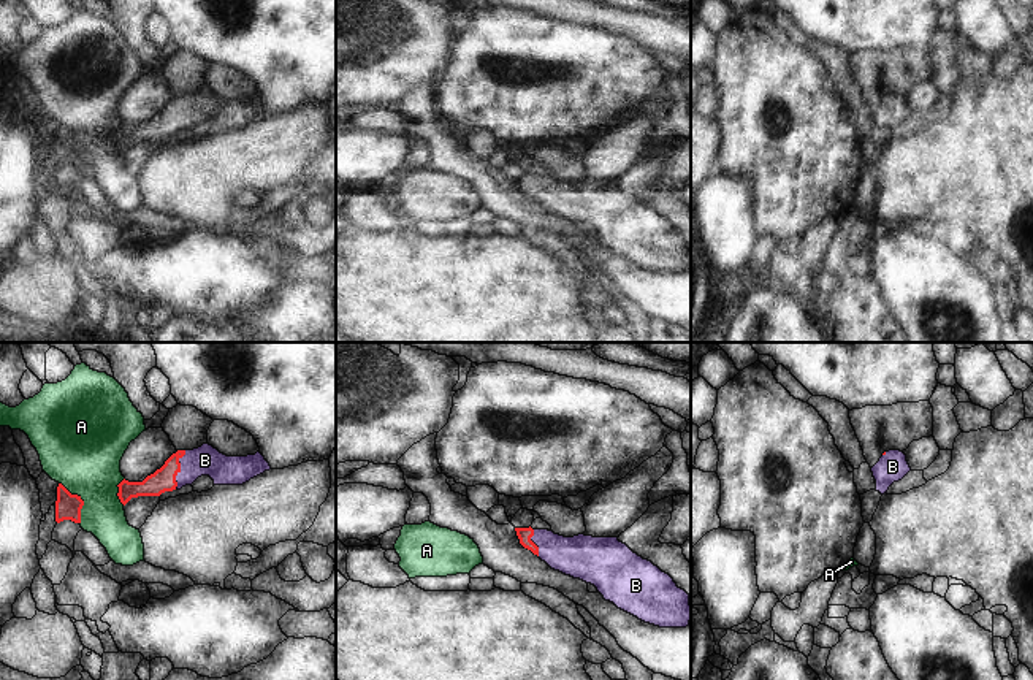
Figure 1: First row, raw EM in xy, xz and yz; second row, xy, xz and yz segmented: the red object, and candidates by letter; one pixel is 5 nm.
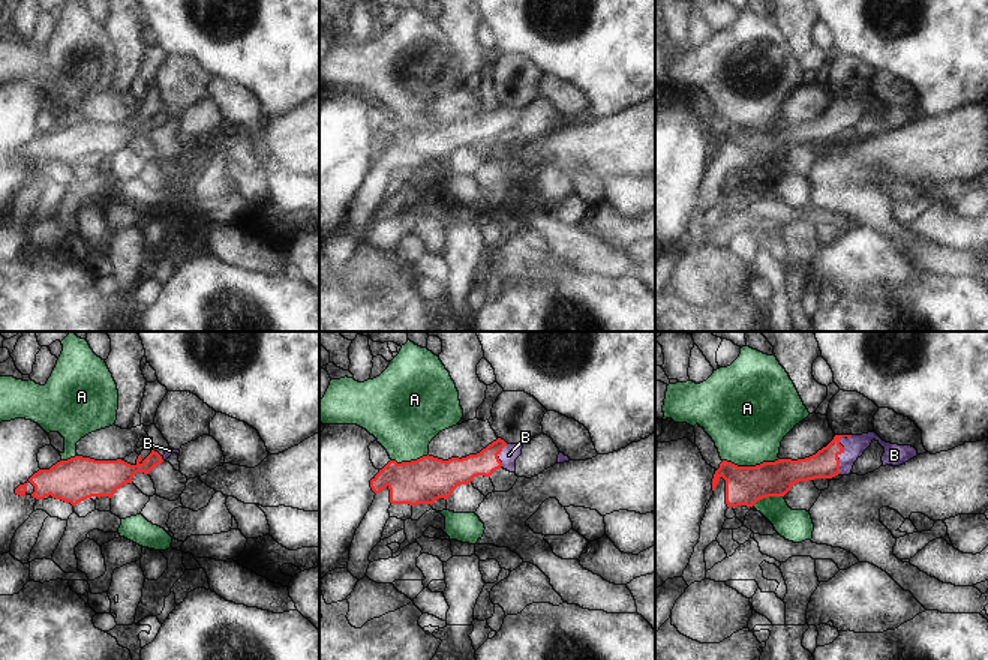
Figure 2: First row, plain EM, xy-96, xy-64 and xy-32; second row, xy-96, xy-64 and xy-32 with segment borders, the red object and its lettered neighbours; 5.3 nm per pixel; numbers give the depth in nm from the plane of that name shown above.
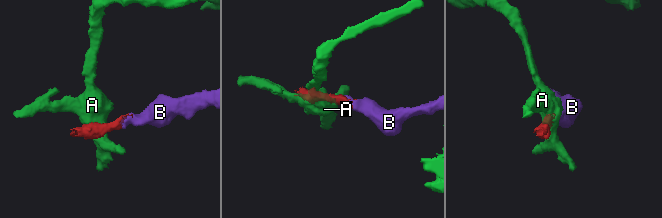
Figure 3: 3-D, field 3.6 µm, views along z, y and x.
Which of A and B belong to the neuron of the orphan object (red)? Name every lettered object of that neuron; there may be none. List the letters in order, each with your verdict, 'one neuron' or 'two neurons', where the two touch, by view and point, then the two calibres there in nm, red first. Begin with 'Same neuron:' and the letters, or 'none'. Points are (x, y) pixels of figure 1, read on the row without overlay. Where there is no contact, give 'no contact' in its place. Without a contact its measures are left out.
Same neuron: B
A: two neurons | xy (83, 146) | 130/400 nm
B: one neuron | xy (179, 114) | 120/150 nm

